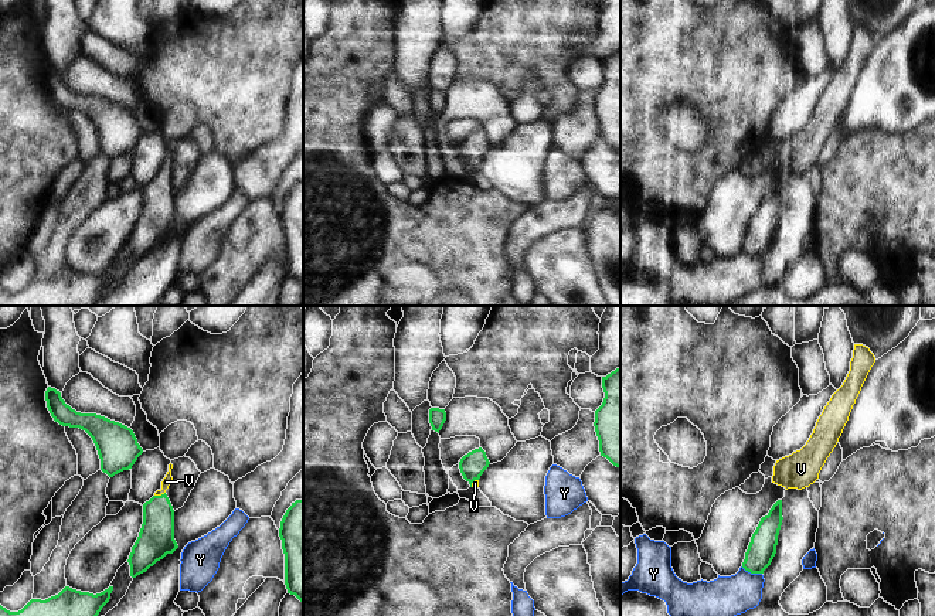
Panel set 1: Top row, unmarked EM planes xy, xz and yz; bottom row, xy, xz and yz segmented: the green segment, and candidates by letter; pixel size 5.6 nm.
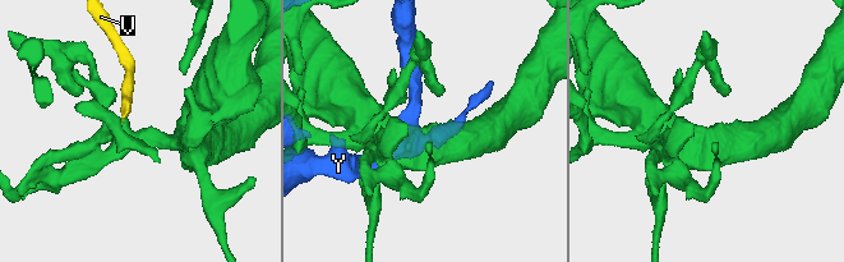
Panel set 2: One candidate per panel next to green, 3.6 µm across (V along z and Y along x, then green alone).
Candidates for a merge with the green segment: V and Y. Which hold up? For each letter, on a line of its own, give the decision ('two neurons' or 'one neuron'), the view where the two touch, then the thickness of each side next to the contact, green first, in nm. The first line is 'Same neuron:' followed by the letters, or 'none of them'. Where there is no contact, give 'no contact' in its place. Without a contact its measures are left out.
Same neuron: V
V: one neuron | xy | 200/50 nm
Y: two neurons | yz | 160/240 nm

